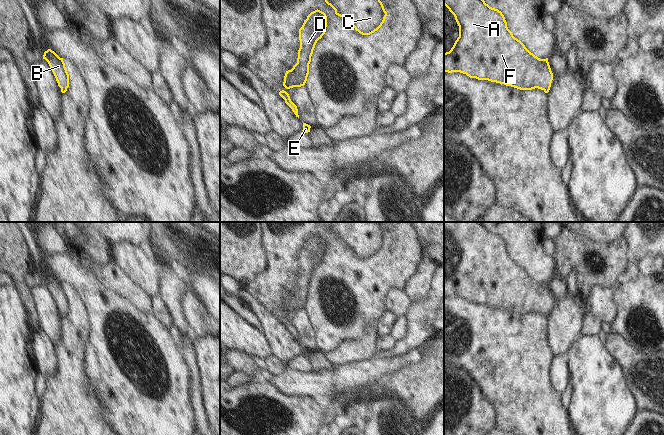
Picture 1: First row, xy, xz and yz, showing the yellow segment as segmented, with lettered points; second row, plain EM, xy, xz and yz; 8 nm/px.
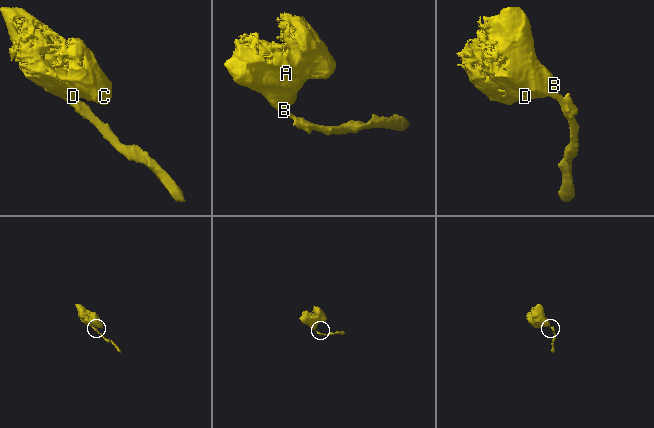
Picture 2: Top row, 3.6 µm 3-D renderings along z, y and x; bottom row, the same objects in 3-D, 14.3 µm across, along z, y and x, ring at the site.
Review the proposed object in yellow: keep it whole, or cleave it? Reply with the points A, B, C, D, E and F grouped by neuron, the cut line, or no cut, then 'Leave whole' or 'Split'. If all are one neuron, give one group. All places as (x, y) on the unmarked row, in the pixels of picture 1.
Groups: A B C D E F. No split. Leave whole.

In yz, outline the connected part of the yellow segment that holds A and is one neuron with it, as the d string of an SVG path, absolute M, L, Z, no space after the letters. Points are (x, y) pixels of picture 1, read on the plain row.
M444 222L444 229L454 239L459 250L459 261L451 274L444 277L444 296L460 296L470 302L520 314L538 312L549 316L553 297L548 282L538 282L515 262L501 235L490 231L482 222Z

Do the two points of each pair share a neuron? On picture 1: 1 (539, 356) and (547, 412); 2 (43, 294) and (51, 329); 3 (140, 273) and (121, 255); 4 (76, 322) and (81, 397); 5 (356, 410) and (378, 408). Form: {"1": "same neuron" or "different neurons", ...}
{"1": "same neuron", "2": "same neuron", "3": "same neuron", "4": "same neuron", "5": "different neurons"}

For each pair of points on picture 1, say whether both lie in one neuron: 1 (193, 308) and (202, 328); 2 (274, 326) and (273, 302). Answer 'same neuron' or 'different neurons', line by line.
1: same neuron
2: different neurons

